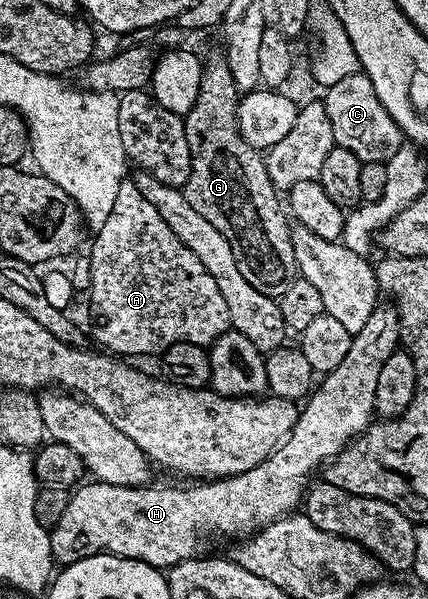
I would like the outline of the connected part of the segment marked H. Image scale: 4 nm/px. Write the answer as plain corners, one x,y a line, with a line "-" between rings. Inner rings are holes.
378,304
367,324
352,336
347,355
334,371
328,372
325,379
308,396
293,423
293,432
283,440
276,451
272,451
262,463
238,475
226,475
212,481
197,481
194,487
184,491
181,487
153,487
144,485
124,487
100,481
82,482
70,494
67,510
59,525
49,532
53,558
58,564
68,565
83,561
92,555
118,555
124,559
137,559
158,569
168,569
185,559
192,559
208,539
229,539
237,541
252,536
253,532
281,519
284,515
296,512
303,496
314,478
313,470
324,468
330,459
357,438
374,418
375,393
379,373
385,362
394,358
396,347
400,346
401,319
394,304

